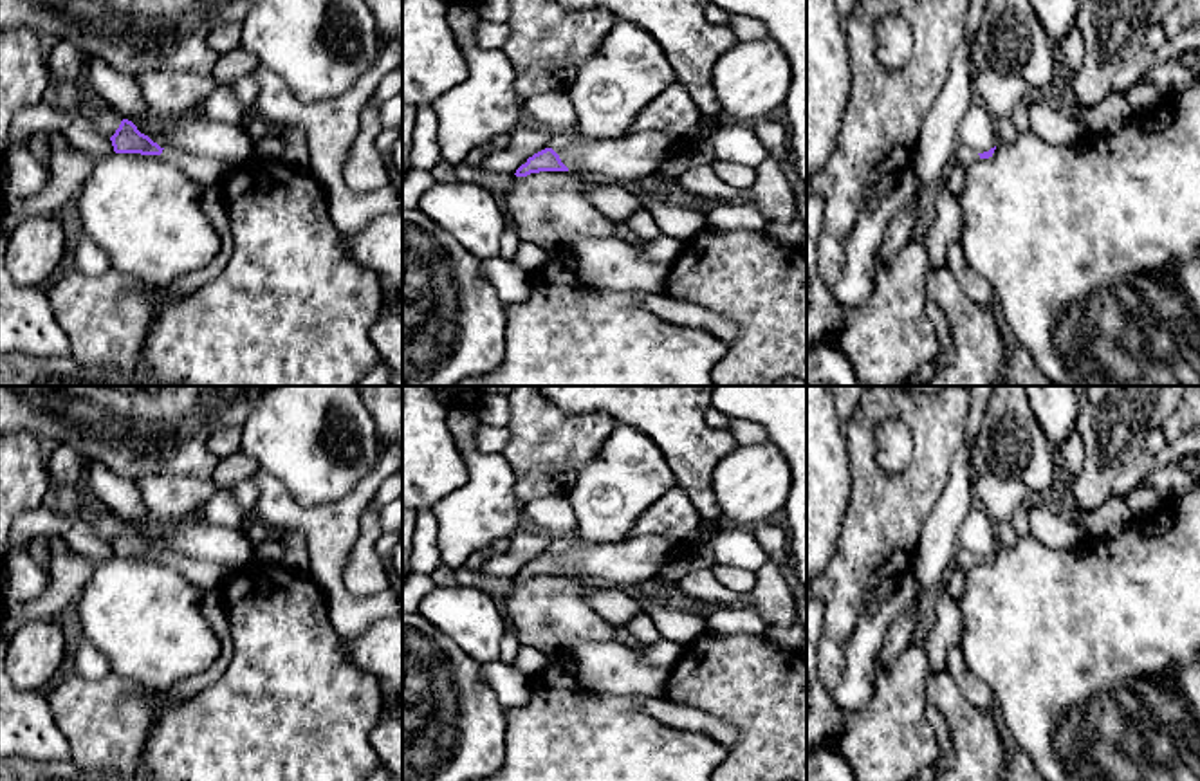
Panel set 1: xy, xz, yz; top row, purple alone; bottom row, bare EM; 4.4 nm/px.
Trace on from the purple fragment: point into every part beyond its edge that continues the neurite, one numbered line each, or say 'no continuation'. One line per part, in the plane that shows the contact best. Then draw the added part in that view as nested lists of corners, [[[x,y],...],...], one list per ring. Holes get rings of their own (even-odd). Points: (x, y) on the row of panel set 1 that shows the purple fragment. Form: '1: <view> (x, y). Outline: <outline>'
1: xy (204, 172). Outline: [[[164,148],[162,157],[177,164],[189,180],[198,188],[206,189],[222,180],[231,173],[235,166],[222,161],[213,161],[206,157],[197,157],[180,150]]]

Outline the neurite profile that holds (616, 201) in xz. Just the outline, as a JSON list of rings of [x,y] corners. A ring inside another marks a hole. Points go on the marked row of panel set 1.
[[[595,180],[595,184],[586,191],[586,198],[597,211],[612,218],[615,224],[626,222],[630,215],[642,209],[637,191],[617,182]]]

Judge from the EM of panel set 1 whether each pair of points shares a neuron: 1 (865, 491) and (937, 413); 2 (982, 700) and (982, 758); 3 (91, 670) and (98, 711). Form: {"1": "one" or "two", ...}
{"1": "one", "2": "two", "3": "two"}

